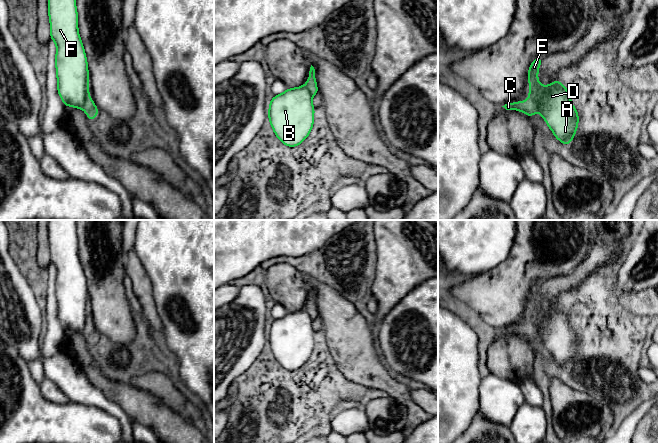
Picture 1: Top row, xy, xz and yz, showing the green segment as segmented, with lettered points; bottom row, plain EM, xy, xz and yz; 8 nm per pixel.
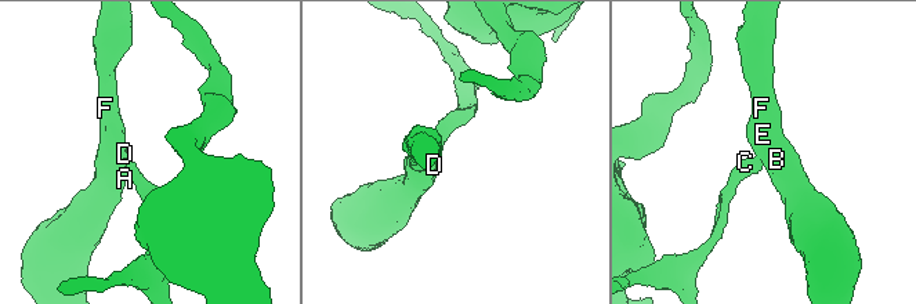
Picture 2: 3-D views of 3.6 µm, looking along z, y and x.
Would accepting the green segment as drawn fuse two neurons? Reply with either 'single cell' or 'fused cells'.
fused cells

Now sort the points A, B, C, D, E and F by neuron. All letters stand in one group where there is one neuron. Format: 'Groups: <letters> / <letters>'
Groups: A B D E F / C

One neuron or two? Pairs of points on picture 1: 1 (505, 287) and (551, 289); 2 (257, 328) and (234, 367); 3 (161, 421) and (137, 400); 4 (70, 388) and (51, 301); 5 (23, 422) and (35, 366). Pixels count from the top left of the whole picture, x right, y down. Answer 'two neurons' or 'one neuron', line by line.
1: two neurons
2: one neuron
3: one neuron
4: two neurons
5: two neurons

